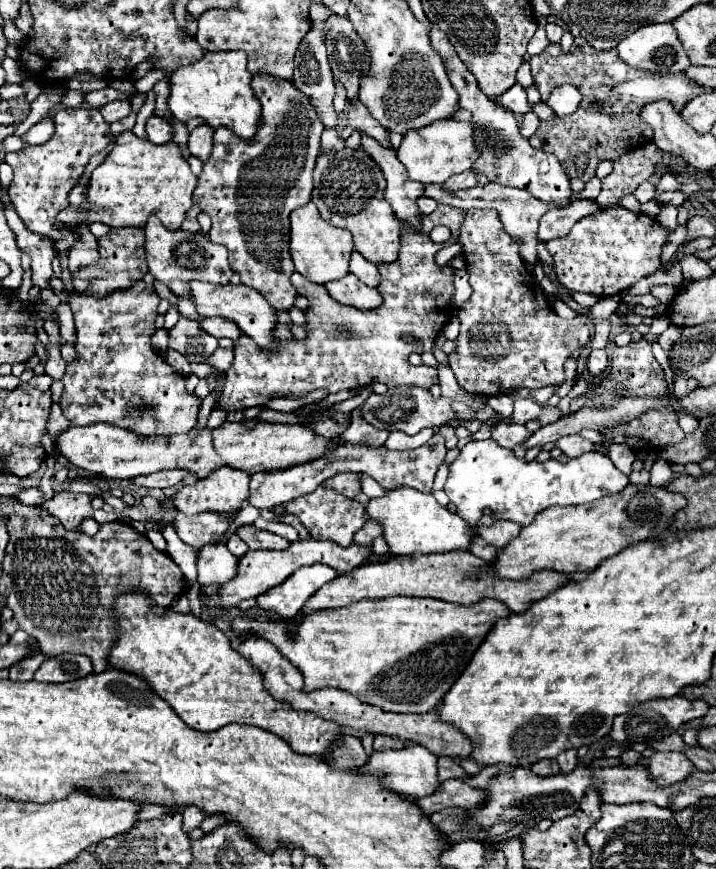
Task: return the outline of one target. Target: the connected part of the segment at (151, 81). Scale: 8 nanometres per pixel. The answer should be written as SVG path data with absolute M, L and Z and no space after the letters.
M152 69L143 78L135 82L135 89L140 93L147 93L161 79L168 77L169 74L162 70Z

